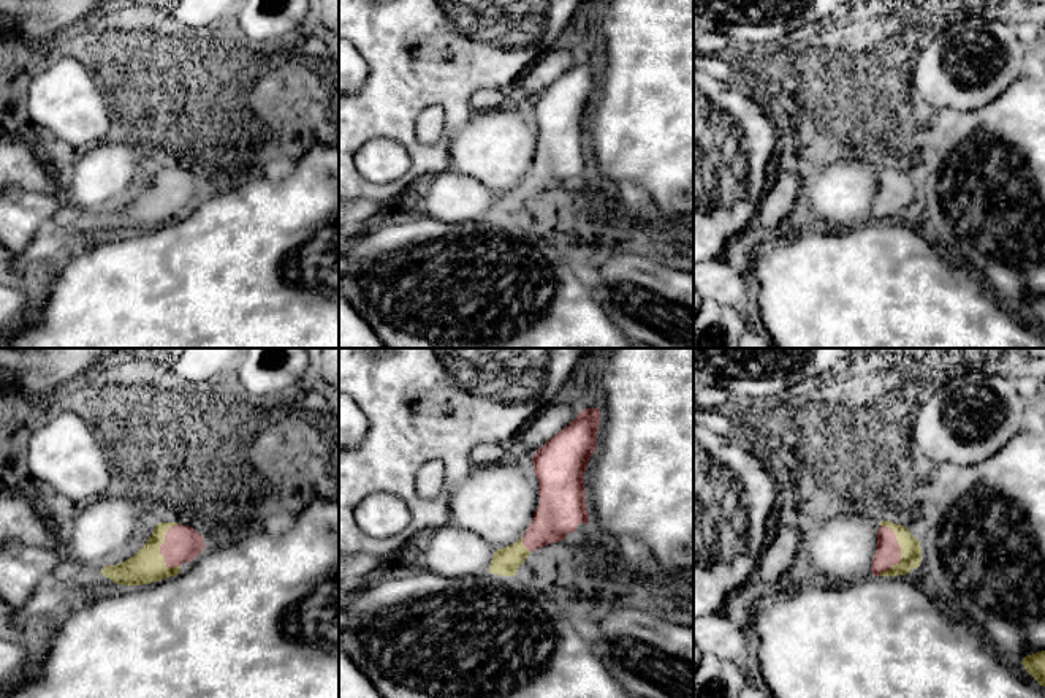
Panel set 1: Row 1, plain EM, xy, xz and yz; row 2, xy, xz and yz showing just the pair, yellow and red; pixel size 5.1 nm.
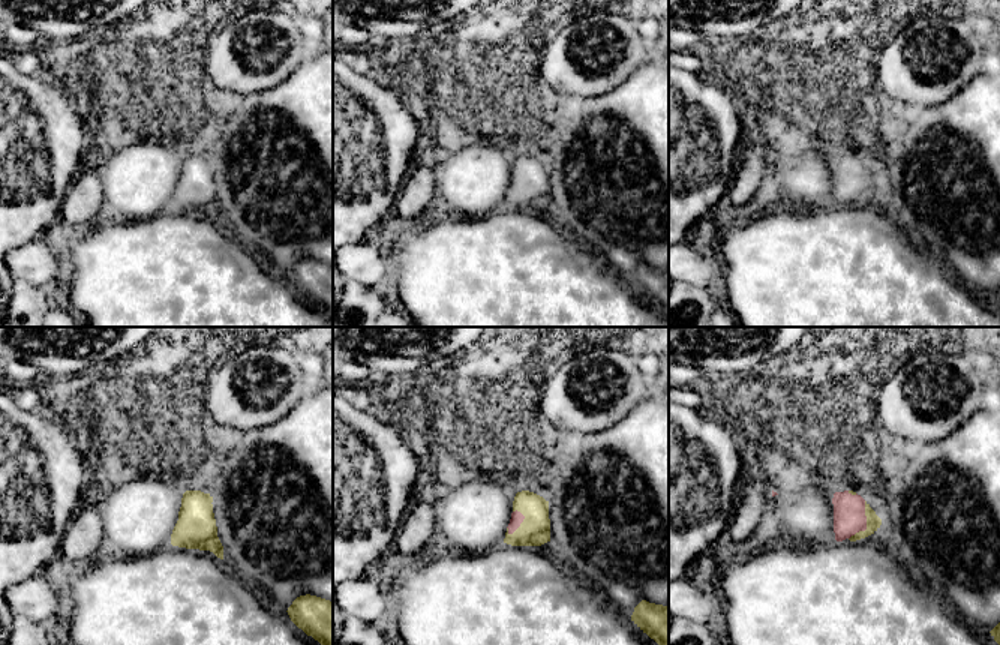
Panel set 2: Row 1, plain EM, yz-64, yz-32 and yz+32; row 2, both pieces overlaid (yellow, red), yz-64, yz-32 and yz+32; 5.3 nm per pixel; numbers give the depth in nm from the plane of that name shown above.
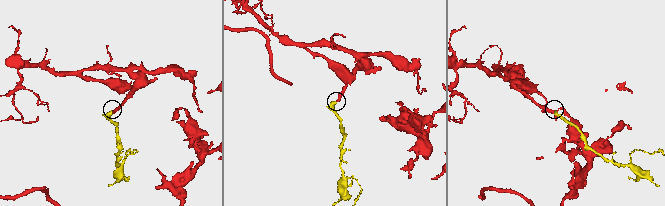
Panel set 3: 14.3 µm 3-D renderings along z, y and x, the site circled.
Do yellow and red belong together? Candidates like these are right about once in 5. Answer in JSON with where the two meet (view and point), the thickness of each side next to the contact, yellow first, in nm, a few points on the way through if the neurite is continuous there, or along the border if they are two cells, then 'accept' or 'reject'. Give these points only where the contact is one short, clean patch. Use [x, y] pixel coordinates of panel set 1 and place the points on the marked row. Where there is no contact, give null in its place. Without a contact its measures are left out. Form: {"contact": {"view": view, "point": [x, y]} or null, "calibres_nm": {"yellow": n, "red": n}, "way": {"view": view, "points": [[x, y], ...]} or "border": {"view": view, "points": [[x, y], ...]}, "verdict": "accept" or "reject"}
{"contact": {"view": "yz", "point": [901, 551]}, "calibres_nm": {"yellow": 110, "red": 130}, "way": {"view": "yz", "points": [[911, 553], [901, 551], [887, 554]]}, "verdict": "accept"}

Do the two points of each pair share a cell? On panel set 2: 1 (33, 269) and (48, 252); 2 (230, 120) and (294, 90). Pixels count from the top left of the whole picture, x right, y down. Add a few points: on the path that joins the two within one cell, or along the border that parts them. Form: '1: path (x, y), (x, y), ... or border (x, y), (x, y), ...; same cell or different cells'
1: path (36, 264), (44, 257); same cell
2: path (246, 120), (264, 120), (278, 107); same cell

